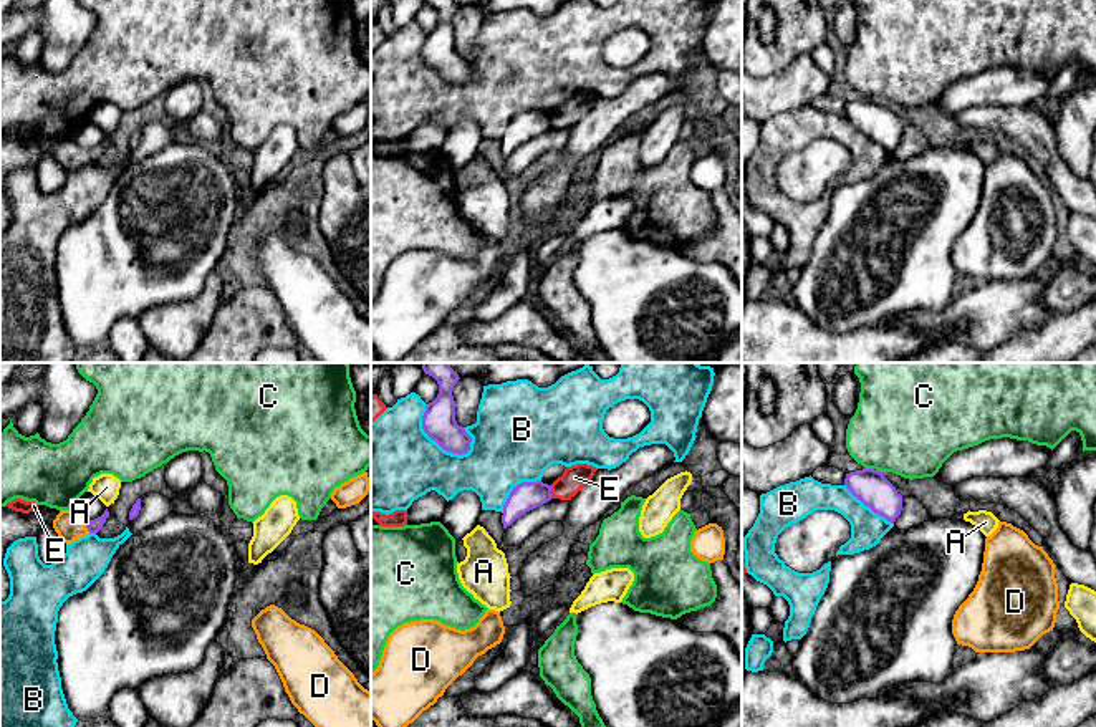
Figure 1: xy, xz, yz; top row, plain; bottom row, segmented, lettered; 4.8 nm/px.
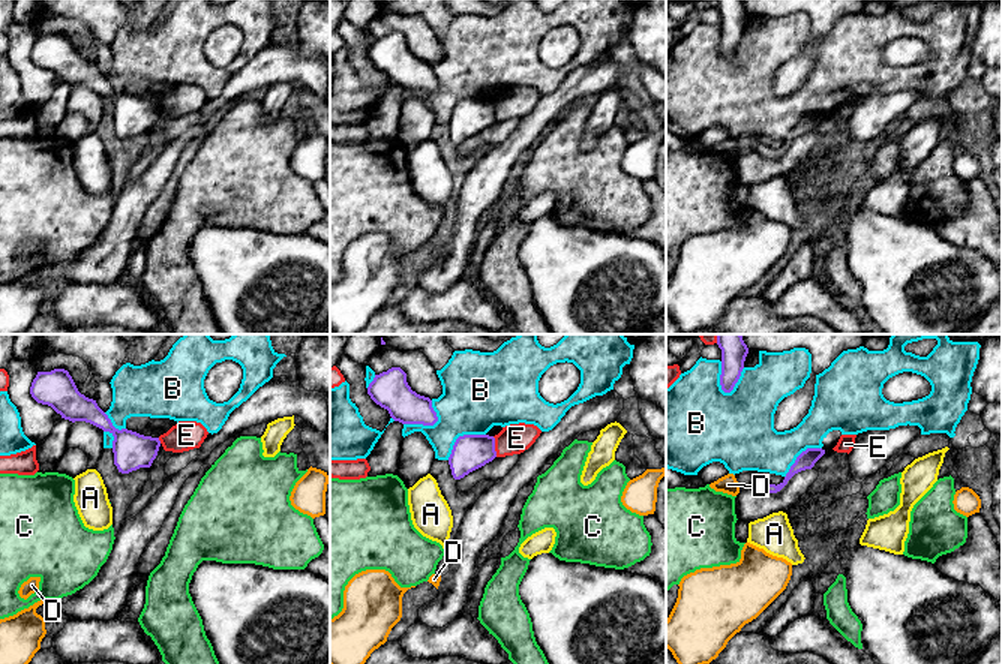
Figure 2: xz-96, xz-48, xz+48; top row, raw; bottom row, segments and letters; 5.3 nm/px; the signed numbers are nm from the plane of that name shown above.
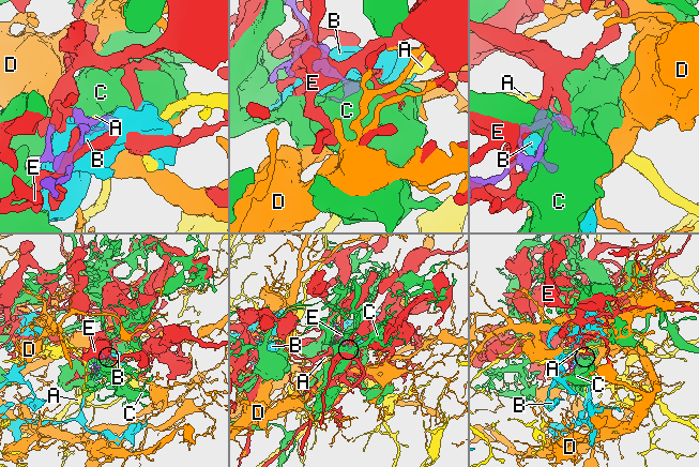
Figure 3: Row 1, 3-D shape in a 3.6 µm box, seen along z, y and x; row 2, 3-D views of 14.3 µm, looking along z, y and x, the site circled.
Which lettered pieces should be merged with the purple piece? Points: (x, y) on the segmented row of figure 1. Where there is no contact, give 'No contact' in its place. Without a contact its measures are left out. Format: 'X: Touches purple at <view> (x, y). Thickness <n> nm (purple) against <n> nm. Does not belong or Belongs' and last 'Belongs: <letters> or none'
A: No contact. Does not belong
B: Touches purple at xz (432, 439). Thickness 160 nm (purple) against 440 nm. Does not belong
C: Touches purple at yz (870, 469). Thickness 170 nm (purple) against 440 nm. Does not belong
D: Touches purple at xy (86, 527). Thickness 70 nm (purple) against 130 nm. Belongs
E: Touches purple at xz (550, 492). Thickness 140 nm (purple) against 120 nm. Does not belong
Belongs: D

